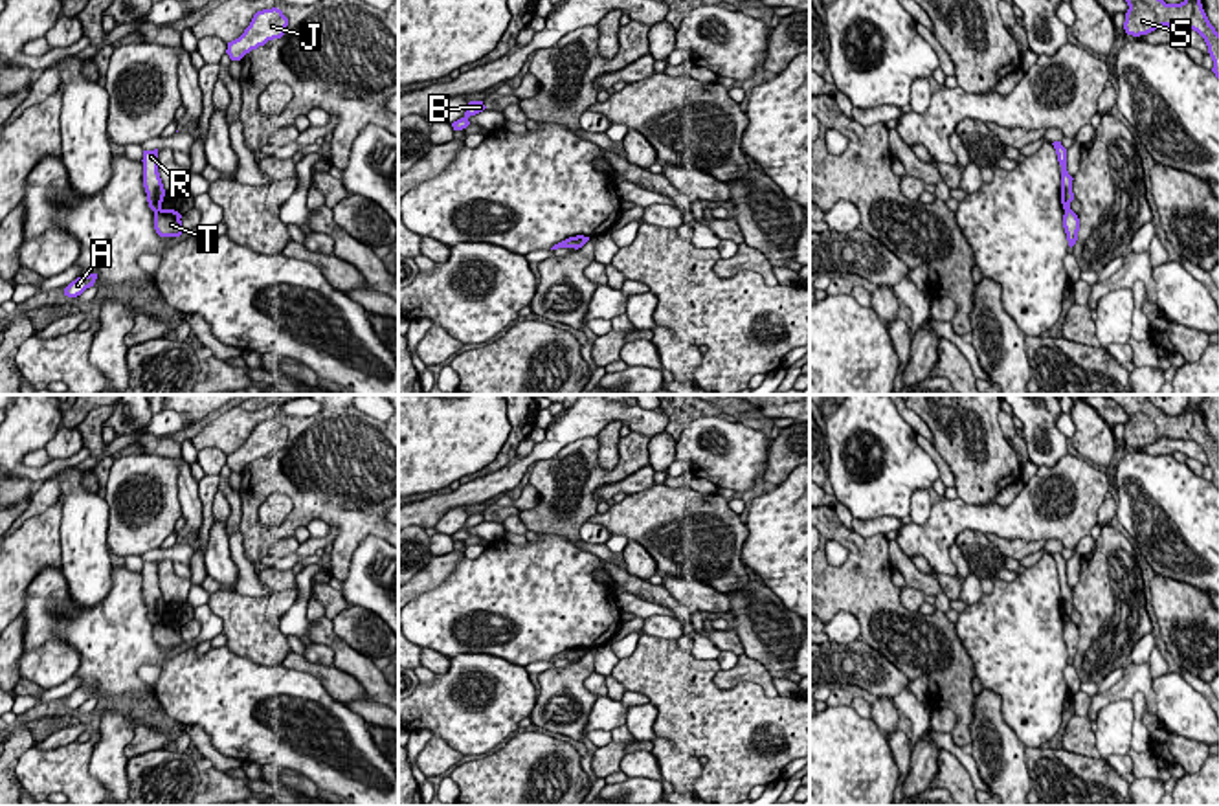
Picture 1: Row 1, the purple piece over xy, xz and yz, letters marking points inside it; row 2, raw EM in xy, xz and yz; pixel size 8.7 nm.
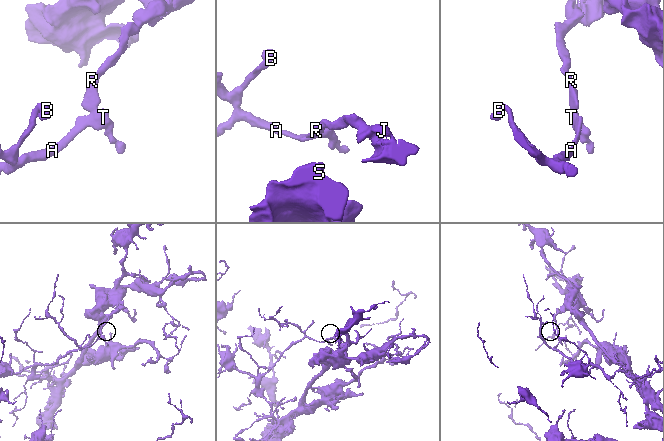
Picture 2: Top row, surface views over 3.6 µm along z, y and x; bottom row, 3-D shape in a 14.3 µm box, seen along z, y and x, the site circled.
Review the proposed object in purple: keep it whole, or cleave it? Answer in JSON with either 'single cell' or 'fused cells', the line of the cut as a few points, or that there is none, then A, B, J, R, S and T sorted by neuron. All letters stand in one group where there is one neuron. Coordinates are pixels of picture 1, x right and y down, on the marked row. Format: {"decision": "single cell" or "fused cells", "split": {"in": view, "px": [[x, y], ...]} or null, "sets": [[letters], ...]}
{"decision": "fused cells", "split": {"in": "xy", "px": [[160, 208], [155, 212]]}, "sets": [["A", "B", "T"], ["J", "R", "S"]]}

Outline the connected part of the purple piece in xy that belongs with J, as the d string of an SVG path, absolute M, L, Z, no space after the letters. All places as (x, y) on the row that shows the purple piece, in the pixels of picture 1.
M281 9L257 11L244 33L228 42L226 53L231 61L240 61L246 53L264 46L268 40L281 39L286 33L286 26L288 18Z

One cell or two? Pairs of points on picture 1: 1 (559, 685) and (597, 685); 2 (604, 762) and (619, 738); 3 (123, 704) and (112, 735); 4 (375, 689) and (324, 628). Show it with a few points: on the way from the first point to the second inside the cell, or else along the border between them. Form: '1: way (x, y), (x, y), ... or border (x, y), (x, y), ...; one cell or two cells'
1: border (593, 671), (584, 685), (597, 696); two cells
2: way (608, 757), (619, 744); one cell
3: border (107, 709), (127, 715), (134, 727); two cells
4: way (366, 674), (335, 643); one cell

